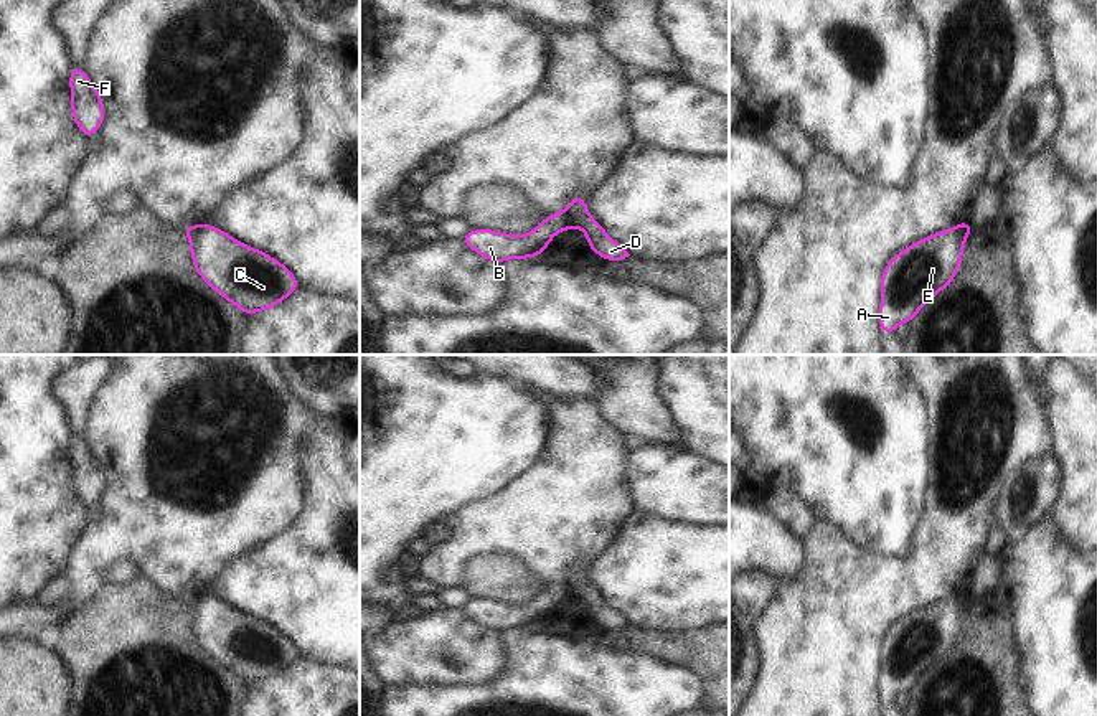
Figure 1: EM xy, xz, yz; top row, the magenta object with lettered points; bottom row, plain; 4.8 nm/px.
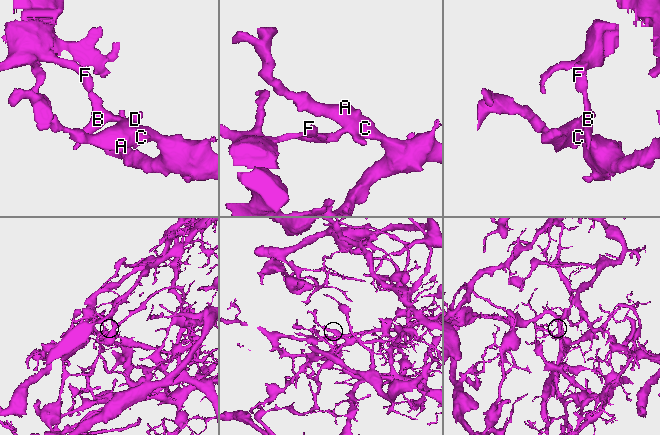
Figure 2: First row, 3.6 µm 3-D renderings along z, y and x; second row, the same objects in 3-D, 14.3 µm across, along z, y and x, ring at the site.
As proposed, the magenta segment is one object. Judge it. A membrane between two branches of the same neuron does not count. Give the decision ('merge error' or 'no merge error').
merge error

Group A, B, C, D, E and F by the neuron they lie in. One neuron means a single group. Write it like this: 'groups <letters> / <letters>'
groups A C D E / B F

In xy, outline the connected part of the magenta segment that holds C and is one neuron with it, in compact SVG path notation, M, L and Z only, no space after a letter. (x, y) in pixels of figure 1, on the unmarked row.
M201 591L186 607L198 645L247 686L275 676L300 658L280 630L216 596Z

